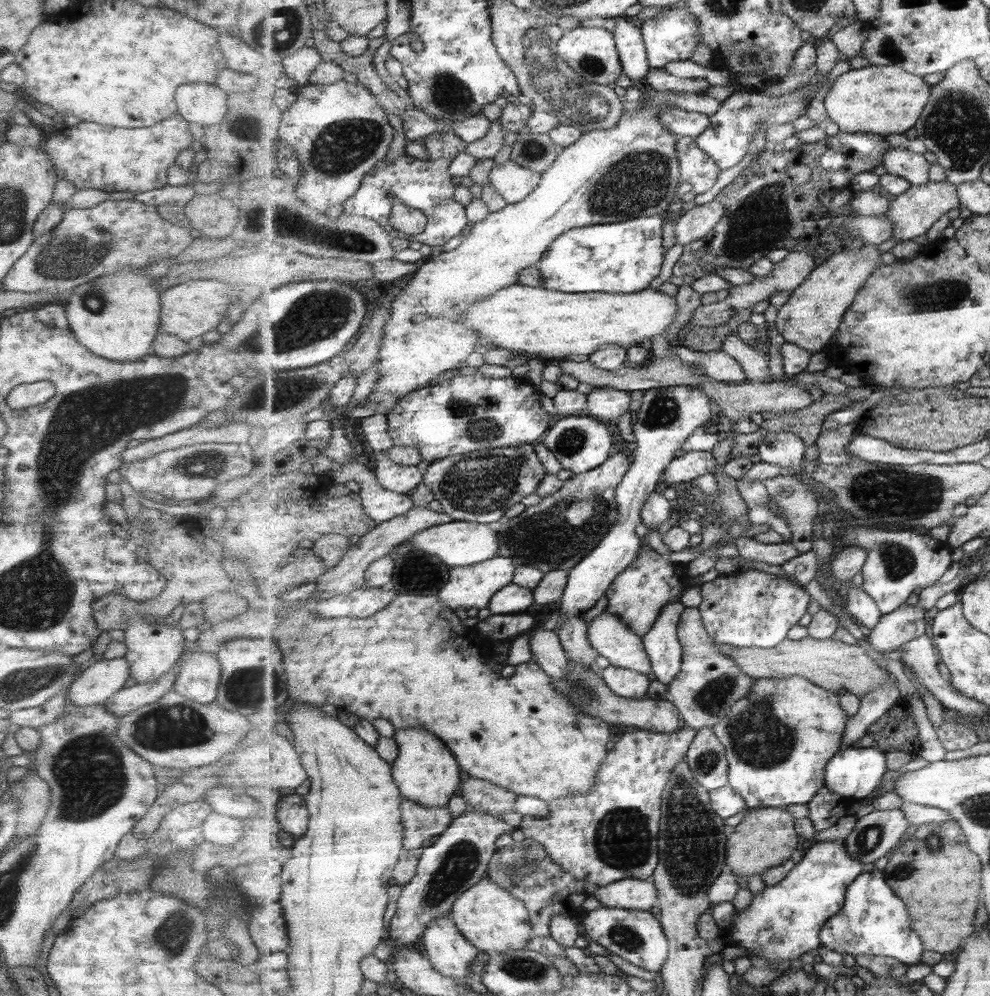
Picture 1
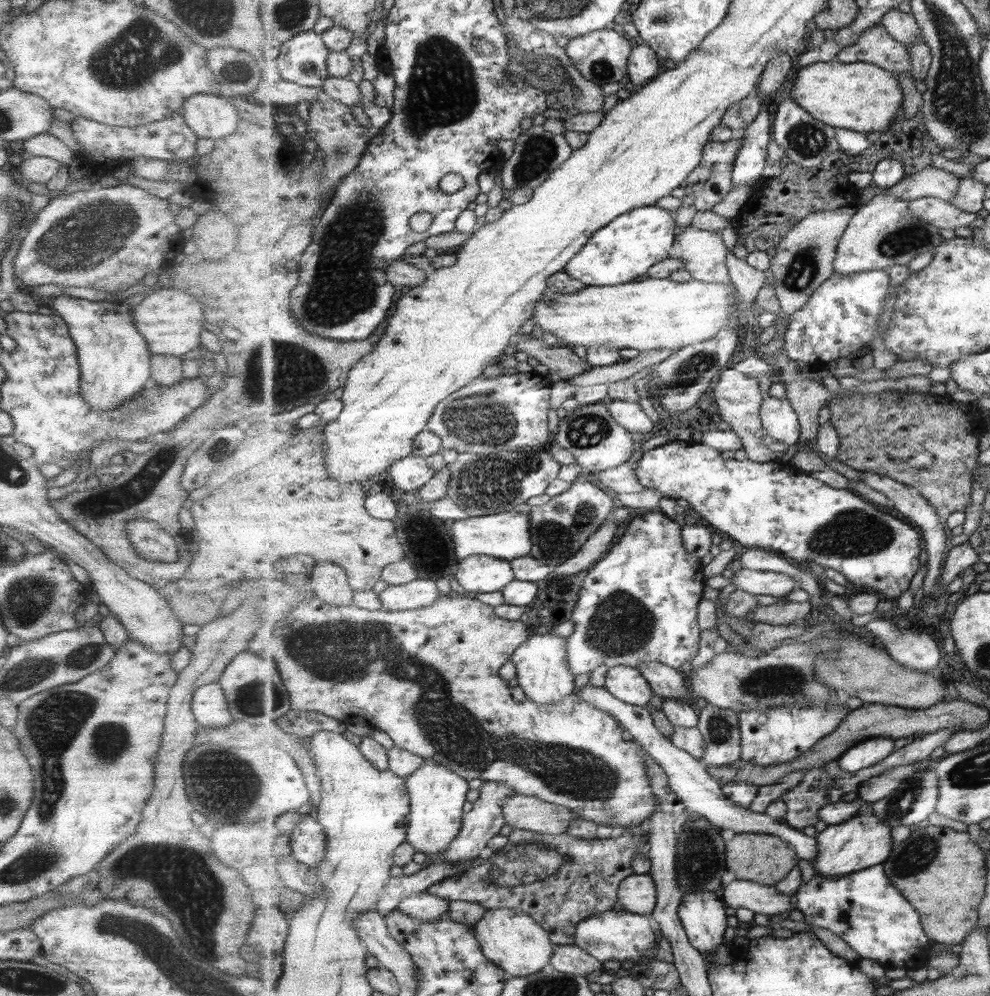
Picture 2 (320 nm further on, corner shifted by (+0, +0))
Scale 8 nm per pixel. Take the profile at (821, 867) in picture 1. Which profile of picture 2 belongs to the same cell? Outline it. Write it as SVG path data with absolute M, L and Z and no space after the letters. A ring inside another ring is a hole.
M863 806L841 824L828 825L816 836L818 840L818 856L813 860L815 875L828 877L844 877L866 868L883 865L892 855L894 845L891 827L871 806Z

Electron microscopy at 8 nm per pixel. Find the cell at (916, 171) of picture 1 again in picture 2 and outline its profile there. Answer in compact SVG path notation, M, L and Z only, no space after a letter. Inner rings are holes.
M925 167L917 173L906 175L899 185L885 190L885 193L893 193L902 199L910 200L910 202L924 196L949 201L956 198L961 180L955 174L945 172L941 168Z

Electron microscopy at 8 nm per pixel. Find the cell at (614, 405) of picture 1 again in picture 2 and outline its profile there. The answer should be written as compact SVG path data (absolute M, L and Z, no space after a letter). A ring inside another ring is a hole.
M612 402L607 406L616 418L616 421L624 426L629 432L649 434L655 428L653 414L649 406L645 408L643 404L636 402Z

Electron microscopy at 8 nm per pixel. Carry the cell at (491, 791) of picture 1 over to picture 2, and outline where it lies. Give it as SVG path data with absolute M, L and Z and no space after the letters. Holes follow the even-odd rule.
M515 794L504 803L507 824L537 834L565 834L578 816L570 808Z

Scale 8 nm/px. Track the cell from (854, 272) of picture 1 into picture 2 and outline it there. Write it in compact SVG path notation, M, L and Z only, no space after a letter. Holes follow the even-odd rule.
M885 190L867 204L861 205L851 219L838 244L834 265L836 273L850 275L856 272L887 270L893 264L906 265L923 252L934 252L944 242L937 225L916 217L910 209L910 200L902 199Z

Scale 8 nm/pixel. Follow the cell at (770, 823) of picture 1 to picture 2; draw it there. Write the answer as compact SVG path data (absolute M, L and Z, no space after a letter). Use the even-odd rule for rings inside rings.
M736 833L726 843L726 866L739 880L749 880L775 887L780 880L797 868L799 859L795 849L781 836L774 834Z

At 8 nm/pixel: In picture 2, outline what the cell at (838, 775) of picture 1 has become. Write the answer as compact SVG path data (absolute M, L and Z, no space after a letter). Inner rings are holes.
M873 737L850 748L837 761L841 768L858 773L880 763L896 751L896 740L889 737Z

